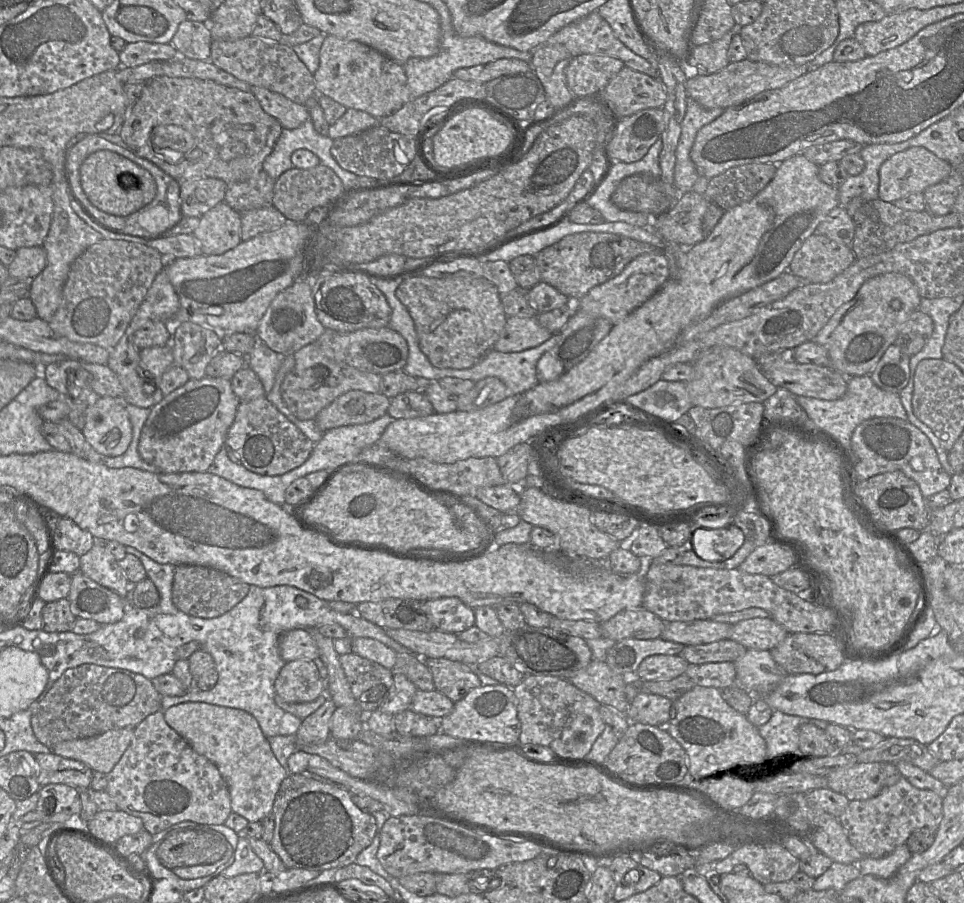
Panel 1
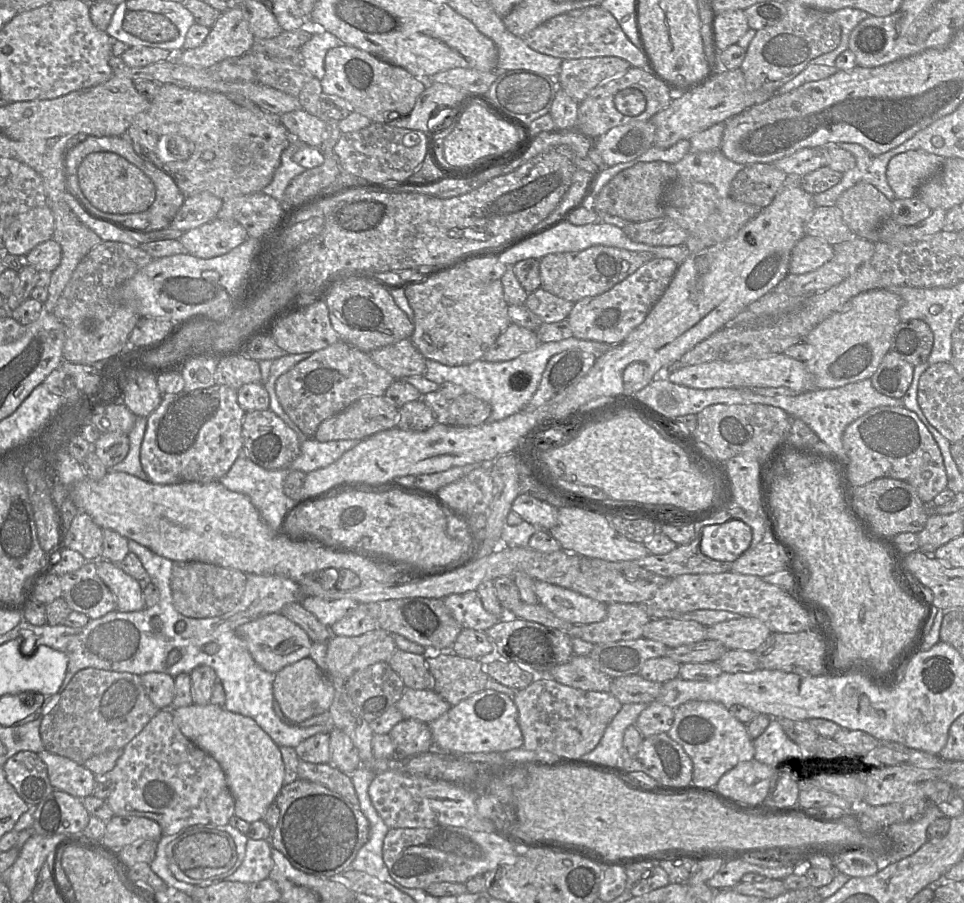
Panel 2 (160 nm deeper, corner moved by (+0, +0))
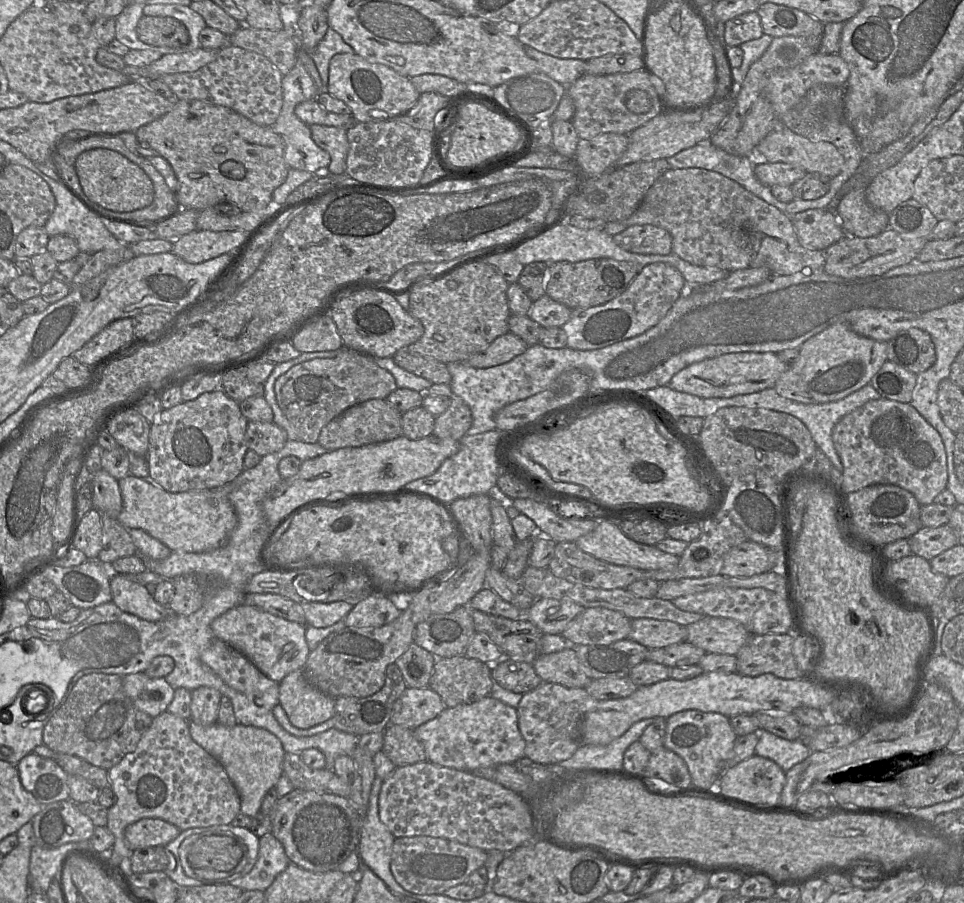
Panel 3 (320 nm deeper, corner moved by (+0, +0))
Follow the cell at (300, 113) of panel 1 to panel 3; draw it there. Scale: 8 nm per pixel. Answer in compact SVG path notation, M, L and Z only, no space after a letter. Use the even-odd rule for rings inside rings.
M308 125L313 141L329 153L331 161L327 167L331 174L343 174L346 170L346 158L349 150L346 130L323 125Z

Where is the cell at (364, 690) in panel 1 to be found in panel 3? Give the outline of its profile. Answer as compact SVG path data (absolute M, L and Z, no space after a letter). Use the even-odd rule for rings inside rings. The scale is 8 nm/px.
M394 663L386 669L384 686L375 694L365 697L339 697L335 699L334 727L349 734L362 736L373 732L384 732L391 725L393 705L407 689L407 684L399 667Z

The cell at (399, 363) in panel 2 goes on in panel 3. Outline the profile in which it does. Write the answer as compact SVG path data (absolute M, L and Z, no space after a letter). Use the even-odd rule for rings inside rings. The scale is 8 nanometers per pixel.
M402 348L392 357L404 370L431 381L433 384L450 384L451 374L446 364L432 358L413 355L407 348Z

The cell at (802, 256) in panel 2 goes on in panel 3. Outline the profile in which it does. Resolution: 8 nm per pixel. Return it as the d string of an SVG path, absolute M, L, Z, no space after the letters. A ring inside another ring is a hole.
M670 168L668 171L663 173L649 188L646 195L638 208L626 219L620 221L607 222L604 230L611 236L621 233L625 229L634 225L653 225L665 229L672 237L672 253L680 257L684 261L701 266L701 267L716 267L727 271L736 271L746 268L758 268L766 267L770 270L772 275L792 275L804 268L810 268L811 271L817 269L823 269L826 253L820 250L810 250L803 247L796 235L795 228L792 223L792 217L788 214L780 211L775 206L768 204L766 201L755 196L754 194L747 191L737 182L721 175L720 173L709 171L701 168L685 168L685 169L673 169Z

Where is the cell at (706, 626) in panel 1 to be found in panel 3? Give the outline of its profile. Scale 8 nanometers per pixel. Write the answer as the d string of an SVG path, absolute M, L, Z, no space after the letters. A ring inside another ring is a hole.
M632 619L628 638L648 649L663 648L687 641L687 626L667 620Z

